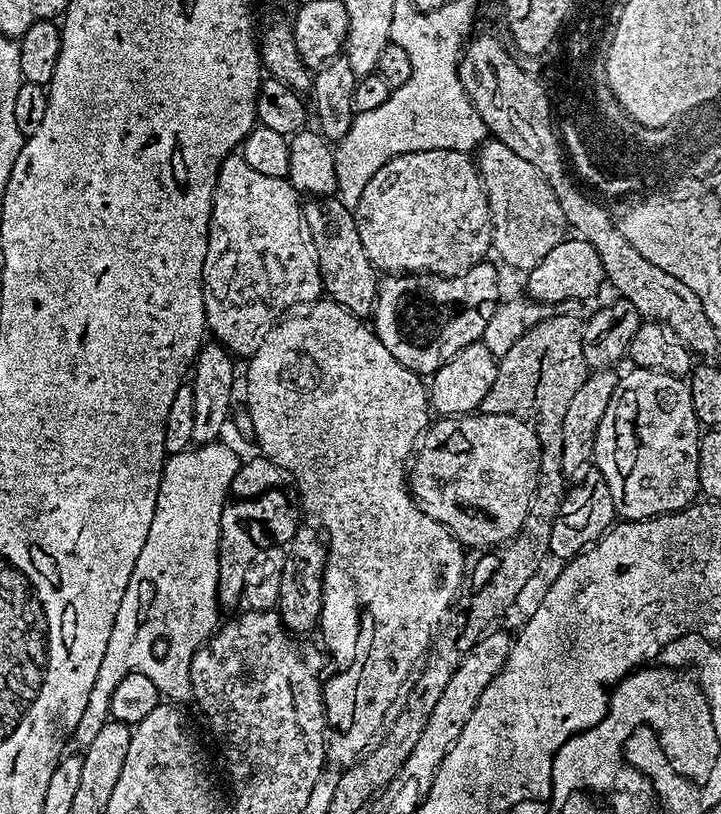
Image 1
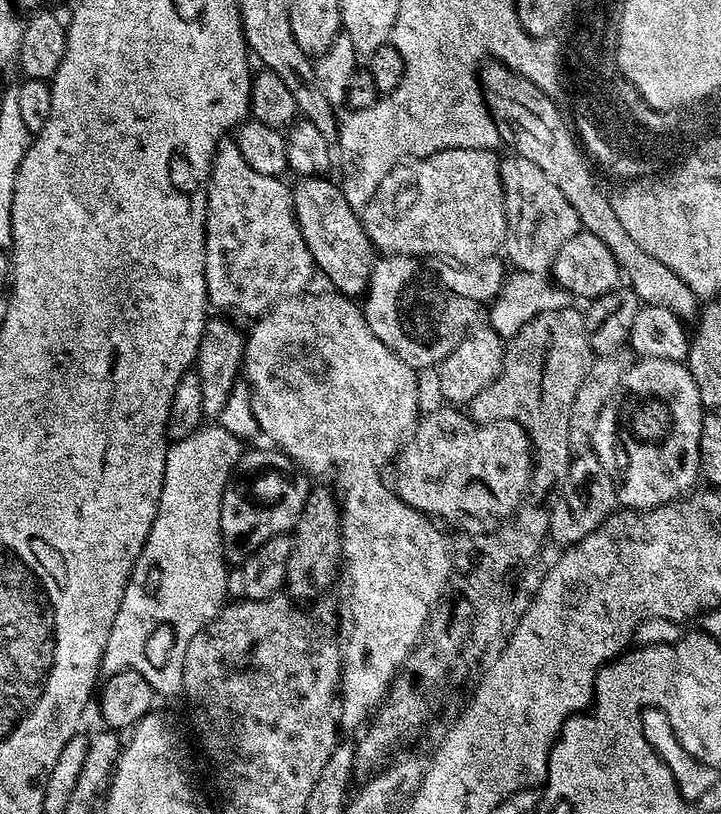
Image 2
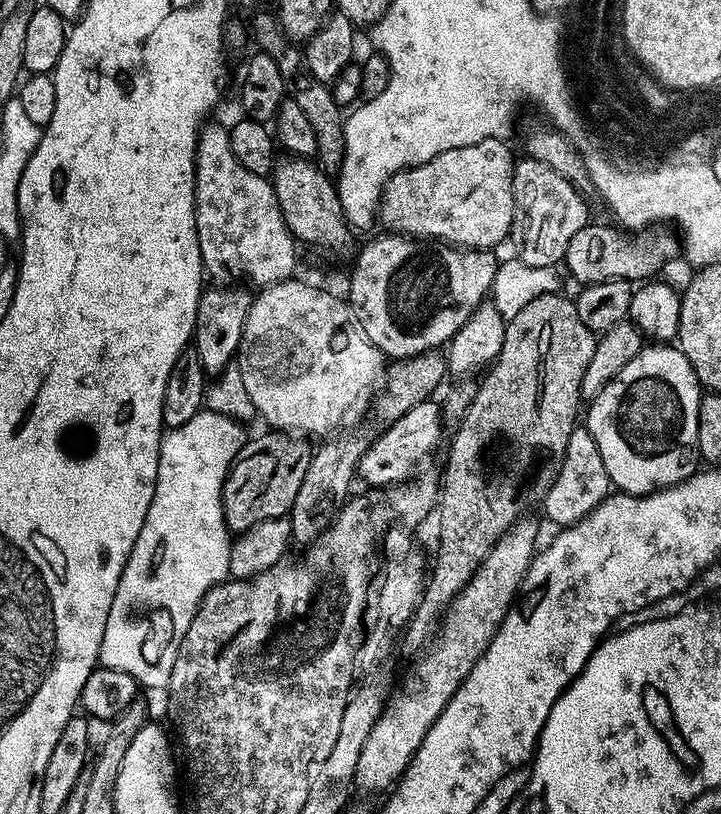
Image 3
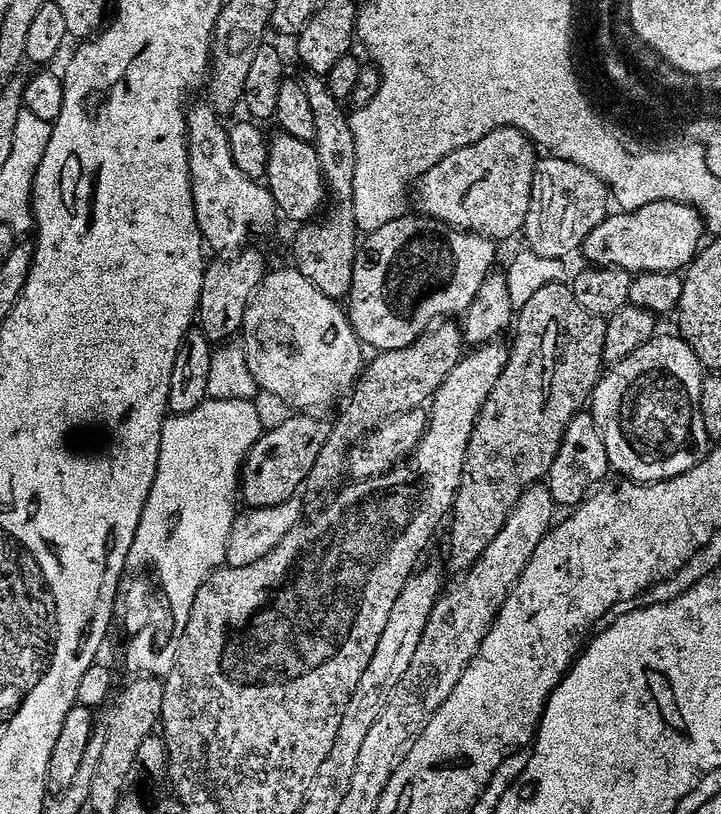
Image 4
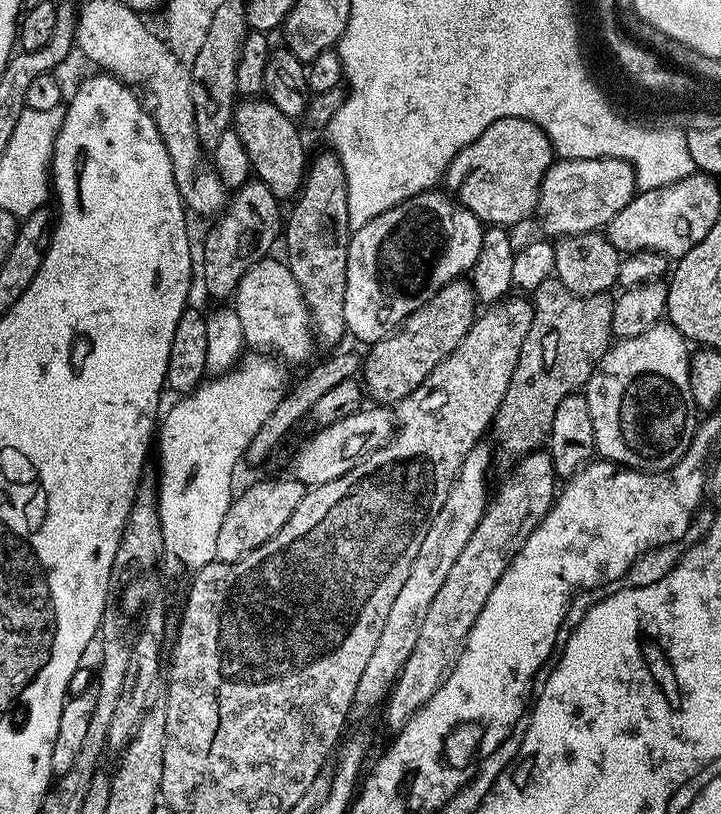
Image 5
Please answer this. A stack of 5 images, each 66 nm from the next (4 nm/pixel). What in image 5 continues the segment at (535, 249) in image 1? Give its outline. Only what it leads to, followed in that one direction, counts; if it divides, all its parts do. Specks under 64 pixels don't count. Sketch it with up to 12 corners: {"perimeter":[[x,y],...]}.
{"perimeter":[[564,159],[540,183],[545,237],[603,229],[638,191],[626,160]]}

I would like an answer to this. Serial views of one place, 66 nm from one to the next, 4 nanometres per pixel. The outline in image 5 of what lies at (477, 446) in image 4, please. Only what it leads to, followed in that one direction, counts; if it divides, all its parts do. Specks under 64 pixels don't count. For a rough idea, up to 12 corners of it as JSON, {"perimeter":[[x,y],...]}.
{"perimeter":[[535,289],[490,429],[499,455],[547,441],[614,340],[611,295]]}

